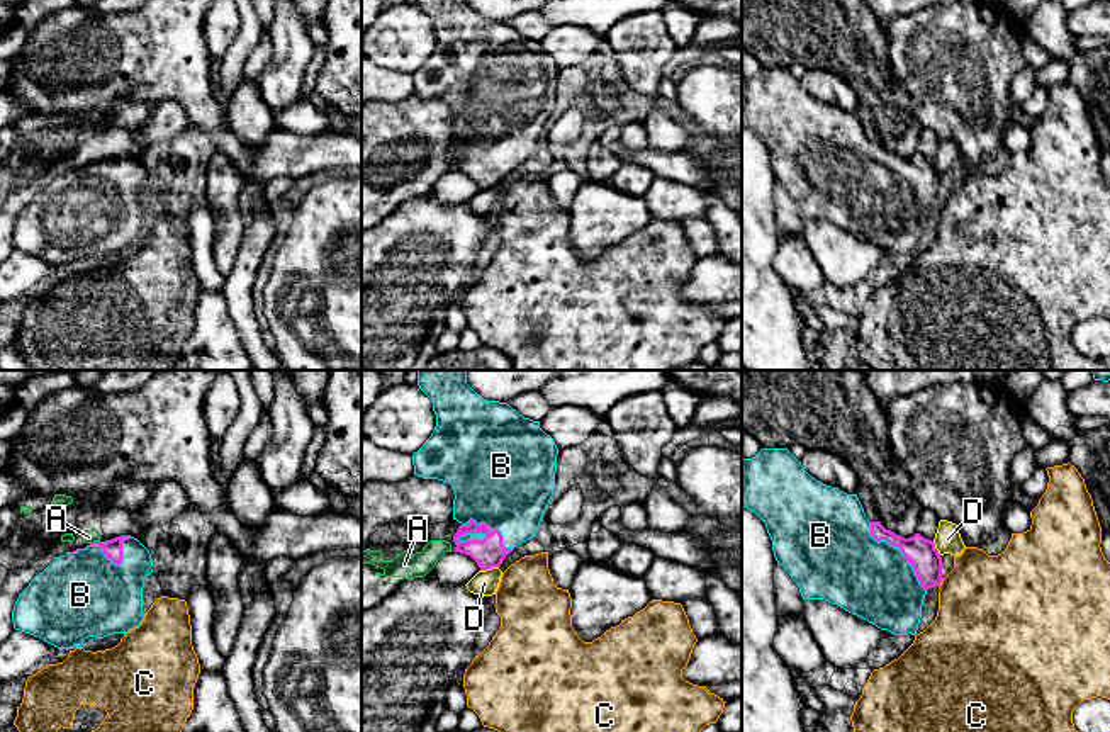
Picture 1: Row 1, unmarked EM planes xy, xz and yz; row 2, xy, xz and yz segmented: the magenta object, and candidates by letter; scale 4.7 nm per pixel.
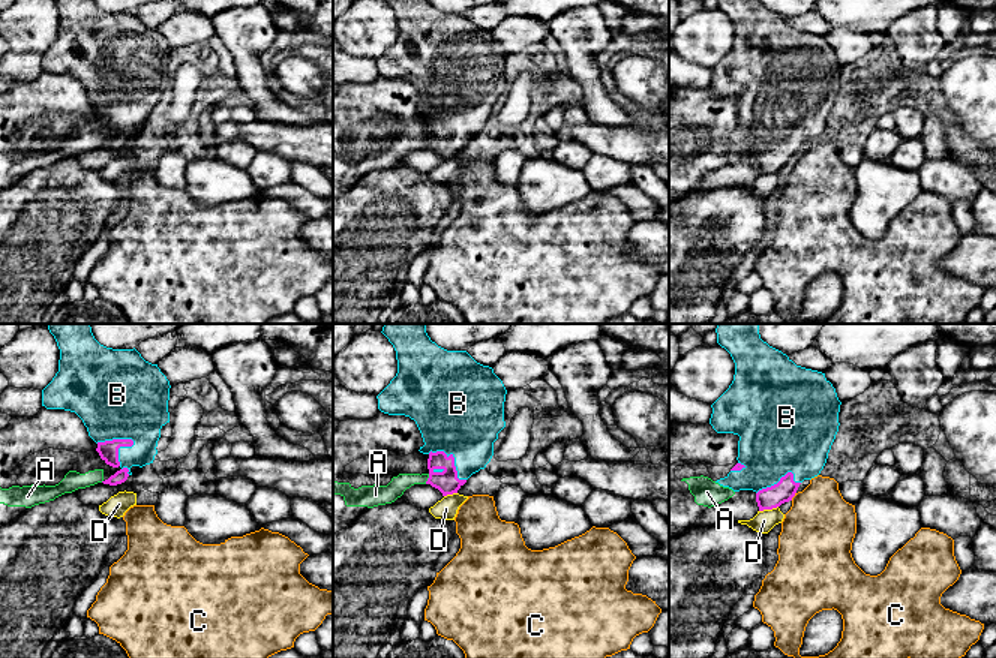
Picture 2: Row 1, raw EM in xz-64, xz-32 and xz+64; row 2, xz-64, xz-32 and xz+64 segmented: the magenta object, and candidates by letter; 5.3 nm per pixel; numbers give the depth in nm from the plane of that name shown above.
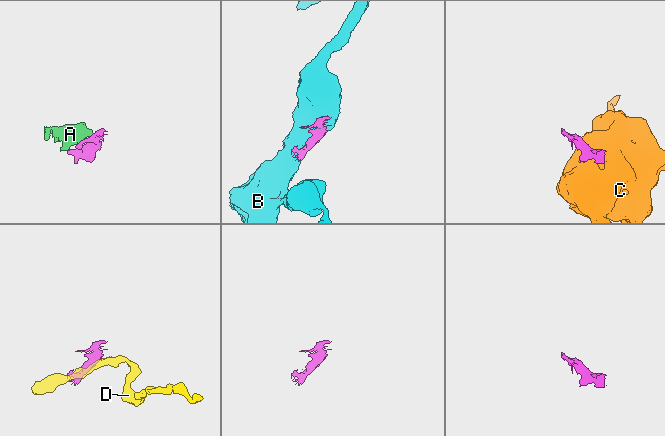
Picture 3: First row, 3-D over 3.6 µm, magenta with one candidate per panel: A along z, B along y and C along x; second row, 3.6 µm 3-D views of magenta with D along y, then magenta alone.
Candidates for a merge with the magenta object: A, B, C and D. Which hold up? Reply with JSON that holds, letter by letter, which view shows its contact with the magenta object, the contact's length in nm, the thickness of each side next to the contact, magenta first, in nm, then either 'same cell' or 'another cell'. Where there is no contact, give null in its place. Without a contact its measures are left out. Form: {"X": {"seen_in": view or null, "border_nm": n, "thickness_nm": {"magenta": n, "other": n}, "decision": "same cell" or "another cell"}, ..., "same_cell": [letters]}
{"A": {"seen_in": "xy", "border_nm": 50, "thickness_nm": {"magenta": 90, "other": 60}, "decision": "another cell"}, "B": {"seen_in": "xz", "border_nm": 300, "thickness_nm": {"magenta": 140, "other": 440}, "decision": "same cell"}, "C": {"seen_in": "yz", "border_nm": 50, "thickness_nm": {"magenta": 150, "other": 460}, "decision": "another cell"}, "D": {"seen_in": "xz", "border_nm": 90, "thickness_nm": {"magenta": 140, "other": 120}, "decision": "another cell"}, "same_cell": ["B"]}

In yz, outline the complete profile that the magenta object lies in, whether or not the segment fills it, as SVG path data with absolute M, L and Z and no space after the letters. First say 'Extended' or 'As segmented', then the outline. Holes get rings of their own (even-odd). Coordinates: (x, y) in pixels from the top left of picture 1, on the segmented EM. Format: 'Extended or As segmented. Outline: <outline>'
Extended. Outline: M762 448L752 459L742 457L742 506L754 511L765 523L767 533L772 540L774 557L777 564L782 566L784 571L791 576L791 579L798 584L803 600L825 600L832 605L844 608L845 611L852 615L857 615L867 620L869 623L876 625L881 630L888 630L894 635L908 635L908 633L917 635L925 594L930 588L940 586L944 579L942 577L942 569L944 569L942 557L932 540L927 540L920 533L915 533L913 537L905 538L901 535L896 535L891 530L886 530L881 525L881 521L871 521L866 516L857 494L847 494L840 491L838 487L832 487L832 486L827 486L816 481L804 470L801 462L788 448Z

